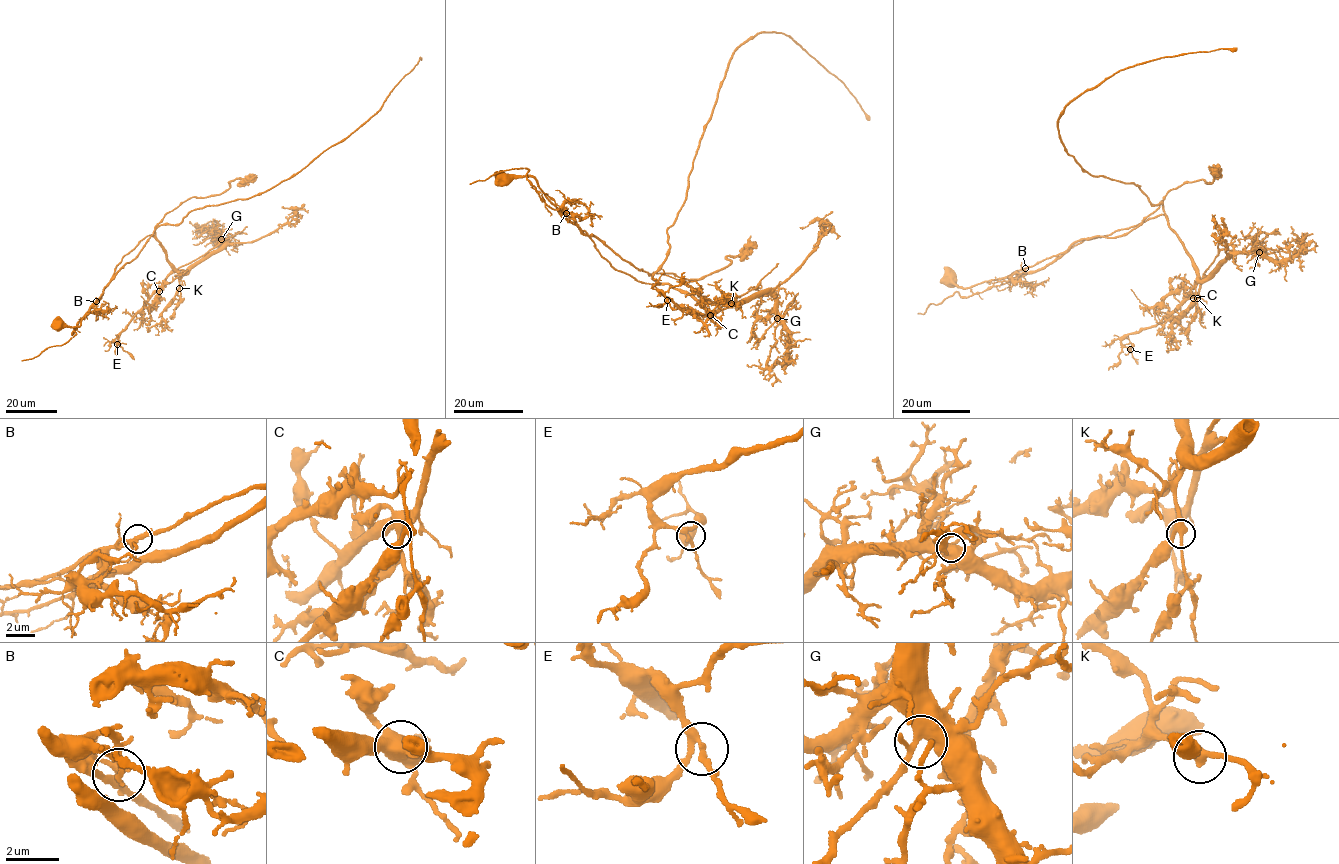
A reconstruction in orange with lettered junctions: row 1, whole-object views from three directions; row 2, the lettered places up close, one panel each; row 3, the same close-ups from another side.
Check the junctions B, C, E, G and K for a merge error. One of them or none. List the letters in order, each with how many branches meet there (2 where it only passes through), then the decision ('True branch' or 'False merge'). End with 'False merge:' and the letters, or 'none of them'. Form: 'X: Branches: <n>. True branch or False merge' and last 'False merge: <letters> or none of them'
B: Branches: 3. False merge
C: Branches: 3. True branch
E: Branches: 3. True branch
G: Branches: 3. True branch
K: Branches: 3. True branch
False merge: B

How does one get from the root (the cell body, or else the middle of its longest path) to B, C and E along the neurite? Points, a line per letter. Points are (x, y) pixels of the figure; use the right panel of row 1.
B: (952, 280), (966, 288), (1002, 279), (1025, 268)
C: (952, 280), (966, 288), (1002, 279), (1085, 239), (1163, 214), (1197, 278), (1208, 277), (1202, 276), (1193, 298)
E: (952, 280), (966, 288), (1002, 279), (1164, 215), (1197, 278), (1208, 277), (1162, 320), (1121, 340), (1130, 349)

